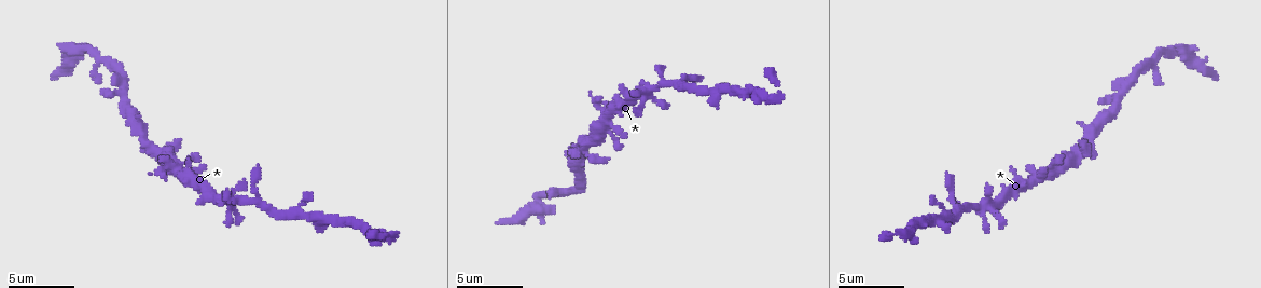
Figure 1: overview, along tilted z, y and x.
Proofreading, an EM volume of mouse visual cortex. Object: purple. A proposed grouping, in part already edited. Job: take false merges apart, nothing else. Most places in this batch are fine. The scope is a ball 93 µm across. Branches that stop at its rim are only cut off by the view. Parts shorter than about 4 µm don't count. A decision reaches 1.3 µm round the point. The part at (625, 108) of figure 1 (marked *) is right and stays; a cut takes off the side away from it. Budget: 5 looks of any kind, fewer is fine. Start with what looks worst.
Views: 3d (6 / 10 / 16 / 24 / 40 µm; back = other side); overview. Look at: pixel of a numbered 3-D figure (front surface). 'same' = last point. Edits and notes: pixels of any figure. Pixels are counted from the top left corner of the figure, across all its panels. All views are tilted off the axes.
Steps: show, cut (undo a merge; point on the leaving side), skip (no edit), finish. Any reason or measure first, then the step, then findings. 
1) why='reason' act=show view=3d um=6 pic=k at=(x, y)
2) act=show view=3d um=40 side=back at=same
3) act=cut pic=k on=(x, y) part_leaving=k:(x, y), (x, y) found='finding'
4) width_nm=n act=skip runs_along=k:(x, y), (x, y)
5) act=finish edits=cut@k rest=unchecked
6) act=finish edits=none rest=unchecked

why='thick turns thin' act=show view=3d um=10 pic=1 at=(979, 207)

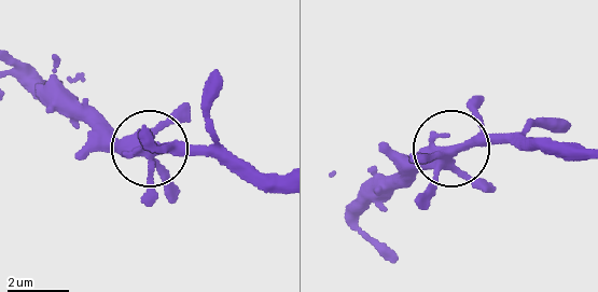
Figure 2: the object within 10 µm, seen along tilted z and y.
arms=4 act=skip found='all the same neuron'

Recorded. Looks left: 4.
why='three arms meet' act=show view=3d um=16 pic=1 at=(1119, 95)

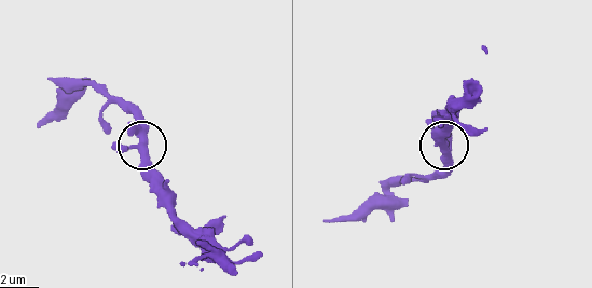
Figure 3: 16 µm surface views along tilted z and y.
arms=3 act=skip found='one neuron here'

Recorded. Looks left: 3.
why='sudden change in width' act=show view=3d um=10 pic=1 at=(1194, 59)

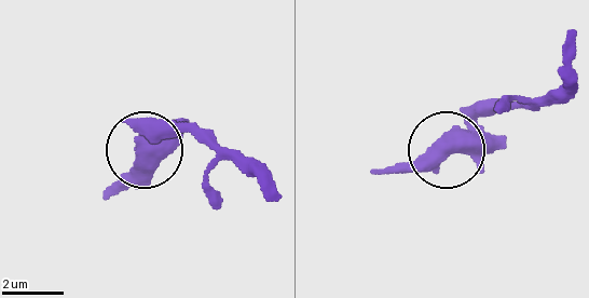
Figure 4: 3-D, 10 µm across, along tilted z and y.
act=cut pic=4 on=(159, 162) part_leaving=4:(474, 129), (420, 163), (377, 171) found='a second neuron is stuck on'

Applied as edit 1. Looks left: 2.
act=finish edits=cut@4 rest=unchecked

